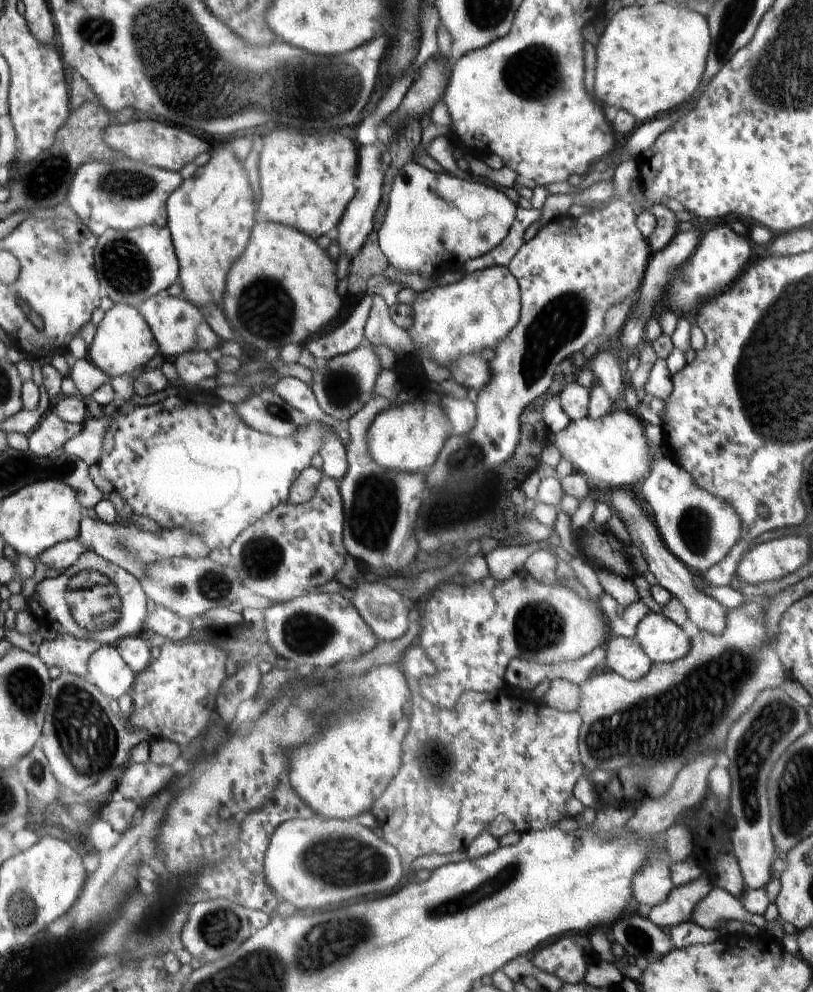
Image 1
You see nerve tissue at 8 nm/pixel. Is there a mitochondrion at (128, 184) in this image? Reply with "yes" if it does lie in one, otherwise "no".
yes

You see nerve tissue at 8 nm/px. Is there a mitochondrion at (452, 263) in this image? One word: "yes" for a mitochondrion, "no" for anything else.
no

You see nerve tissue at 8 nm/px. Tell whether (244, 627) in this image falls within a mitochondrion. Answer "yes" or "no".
no

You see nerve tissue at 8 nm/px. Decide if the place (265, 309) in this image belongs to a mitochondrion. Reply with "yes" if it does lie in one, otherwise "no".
yes

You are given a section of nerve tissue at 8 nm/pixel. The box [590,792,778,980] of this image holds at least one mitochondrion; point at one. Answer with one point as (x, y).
(641, 940)

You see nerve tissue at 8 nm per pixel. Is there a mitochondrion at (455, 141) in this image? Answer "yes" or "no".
no

